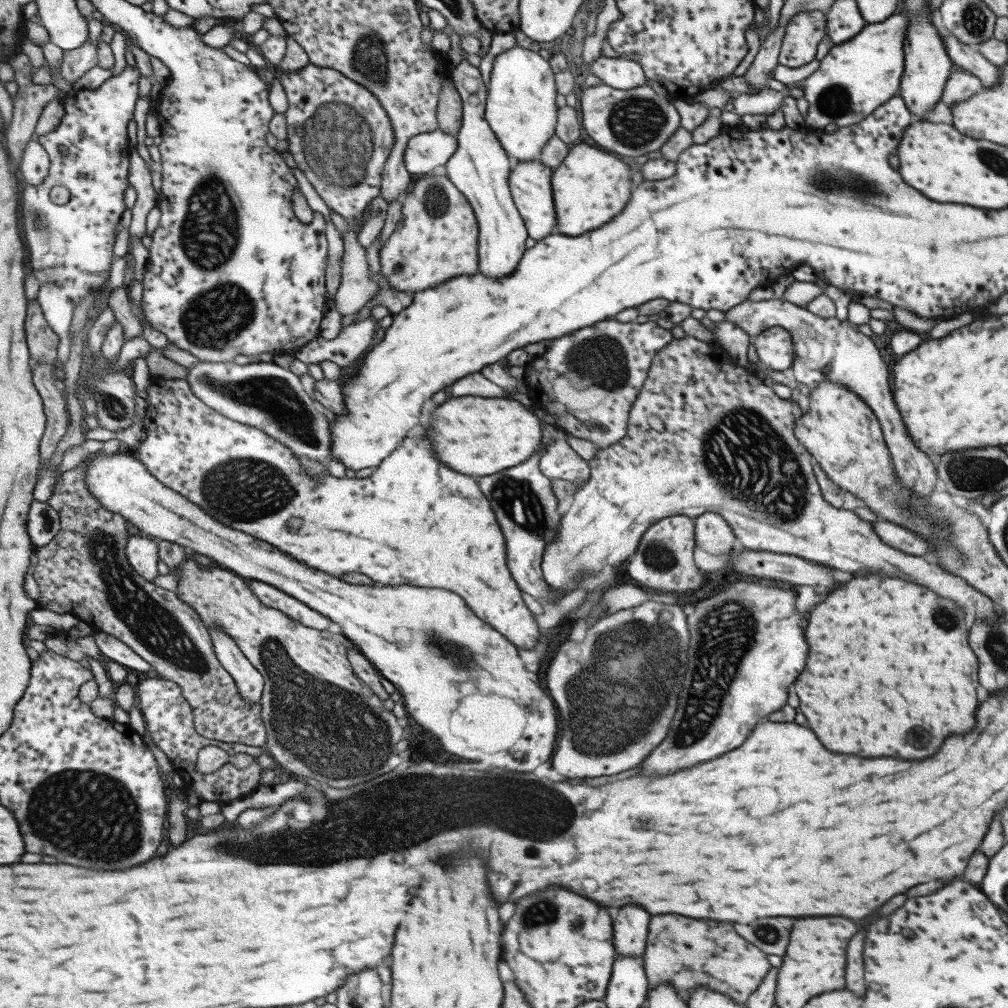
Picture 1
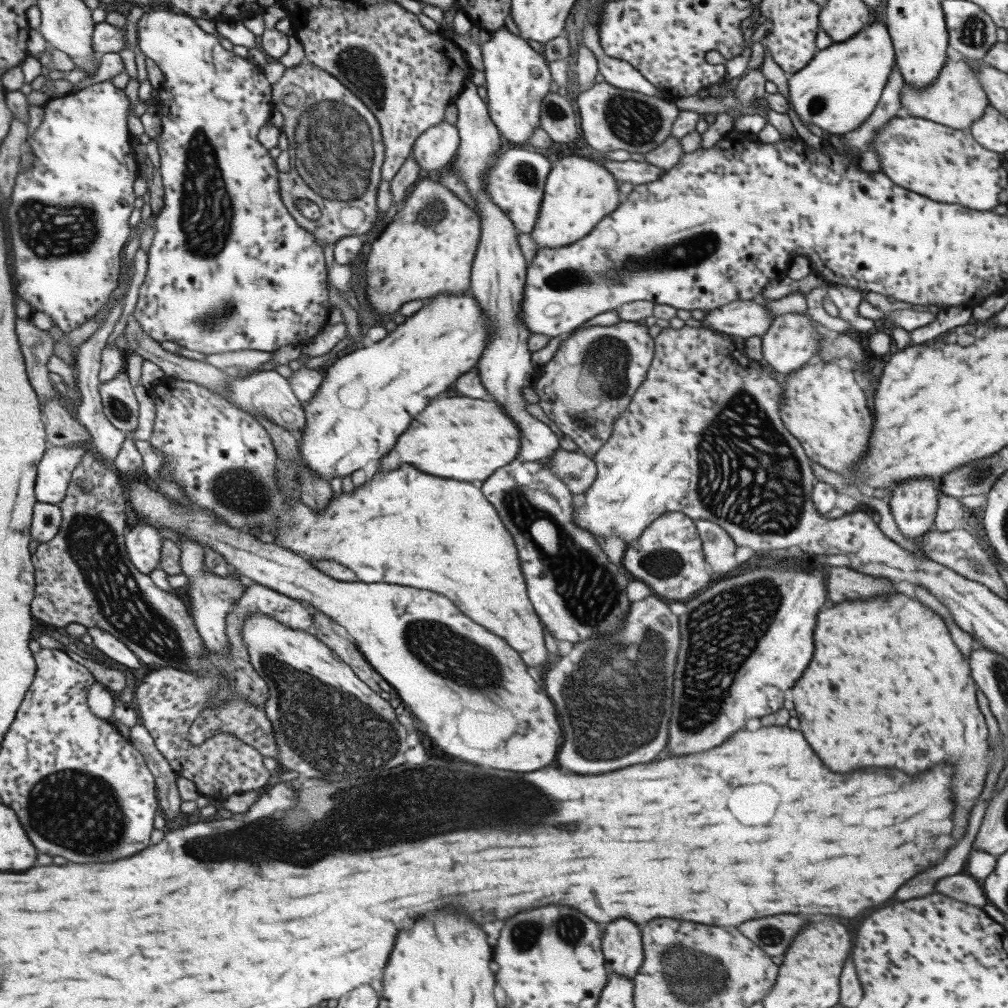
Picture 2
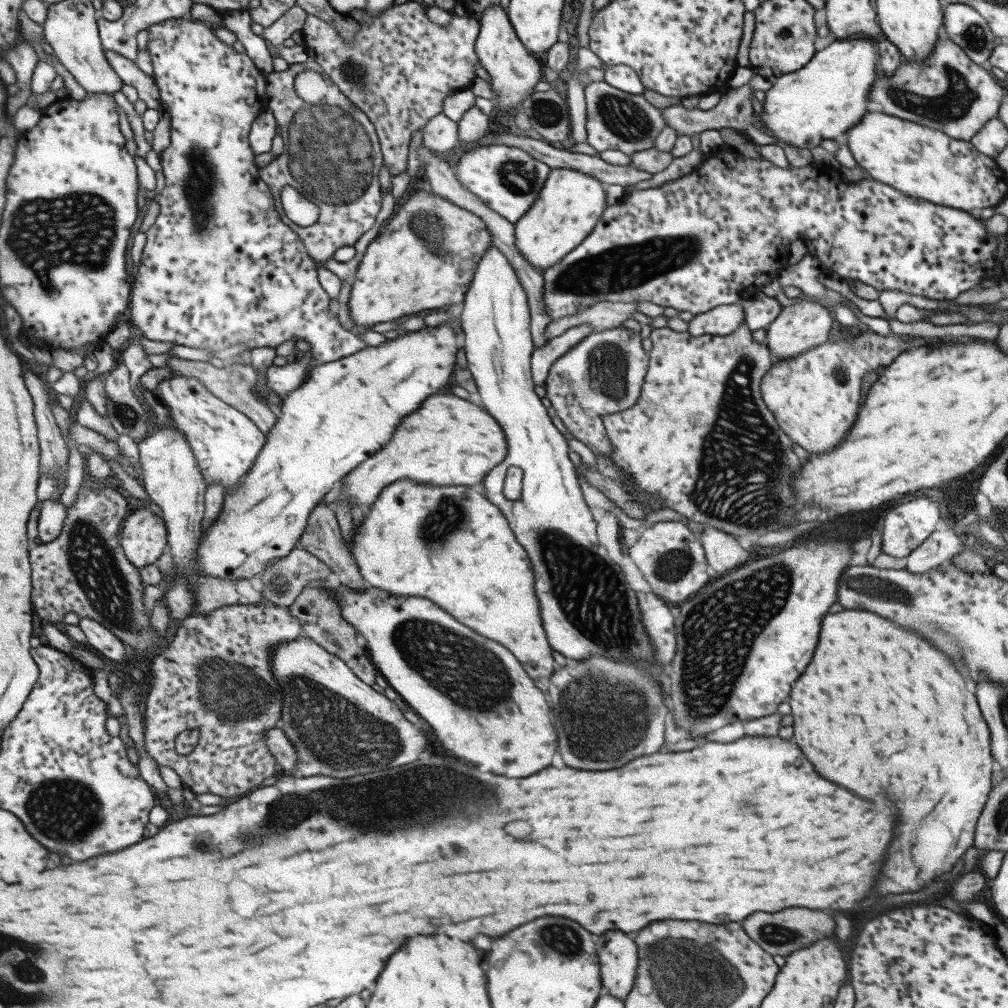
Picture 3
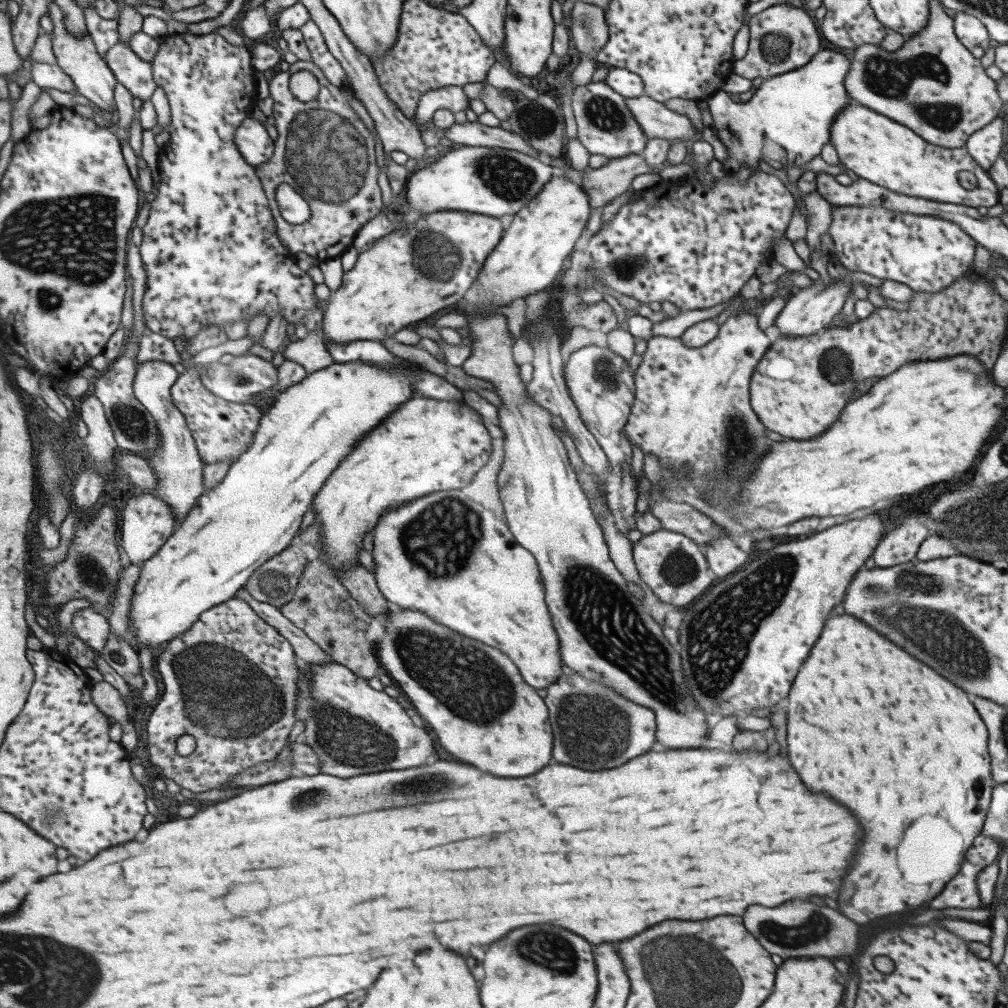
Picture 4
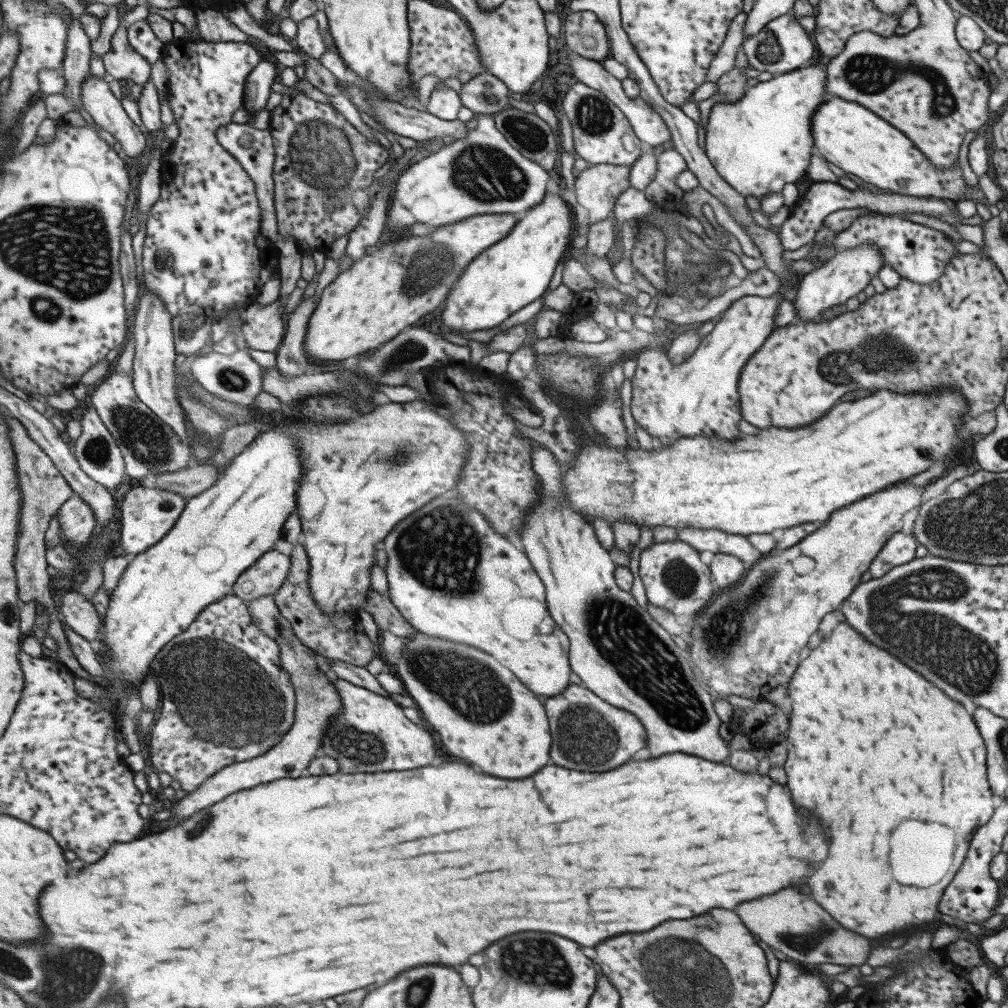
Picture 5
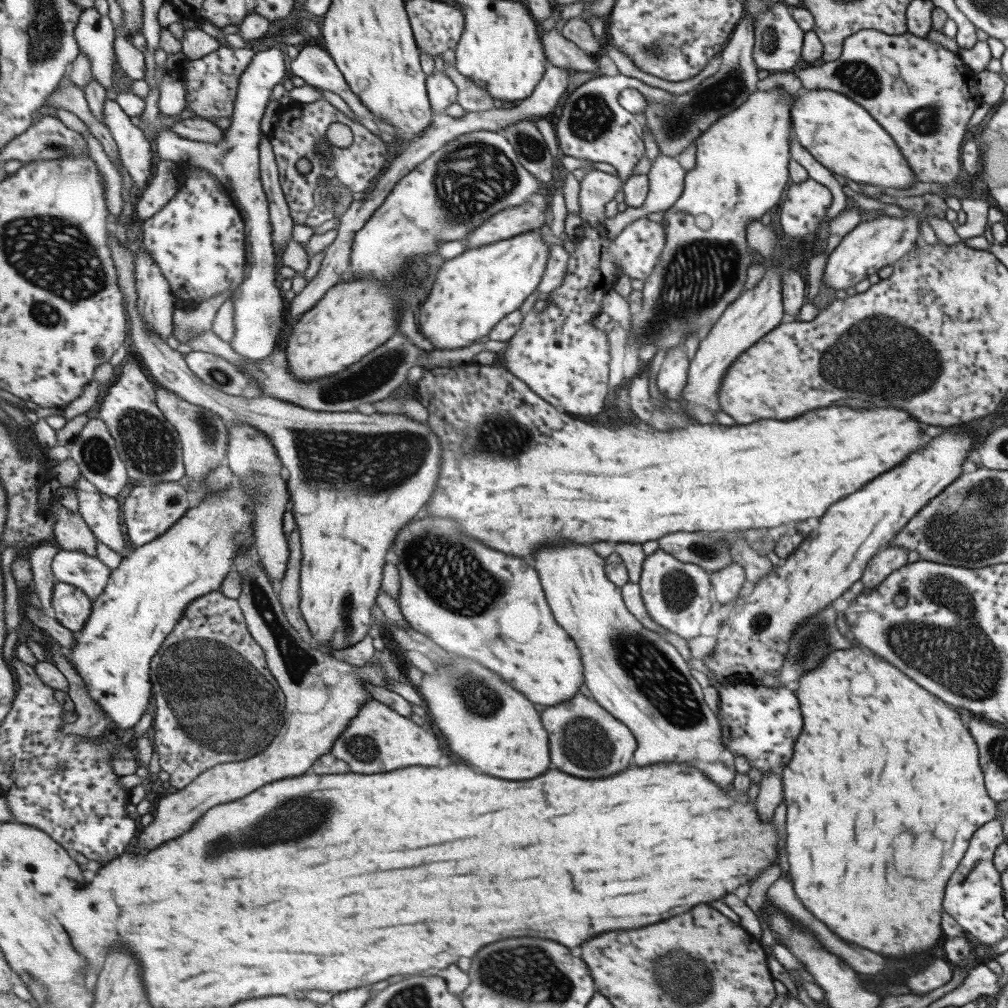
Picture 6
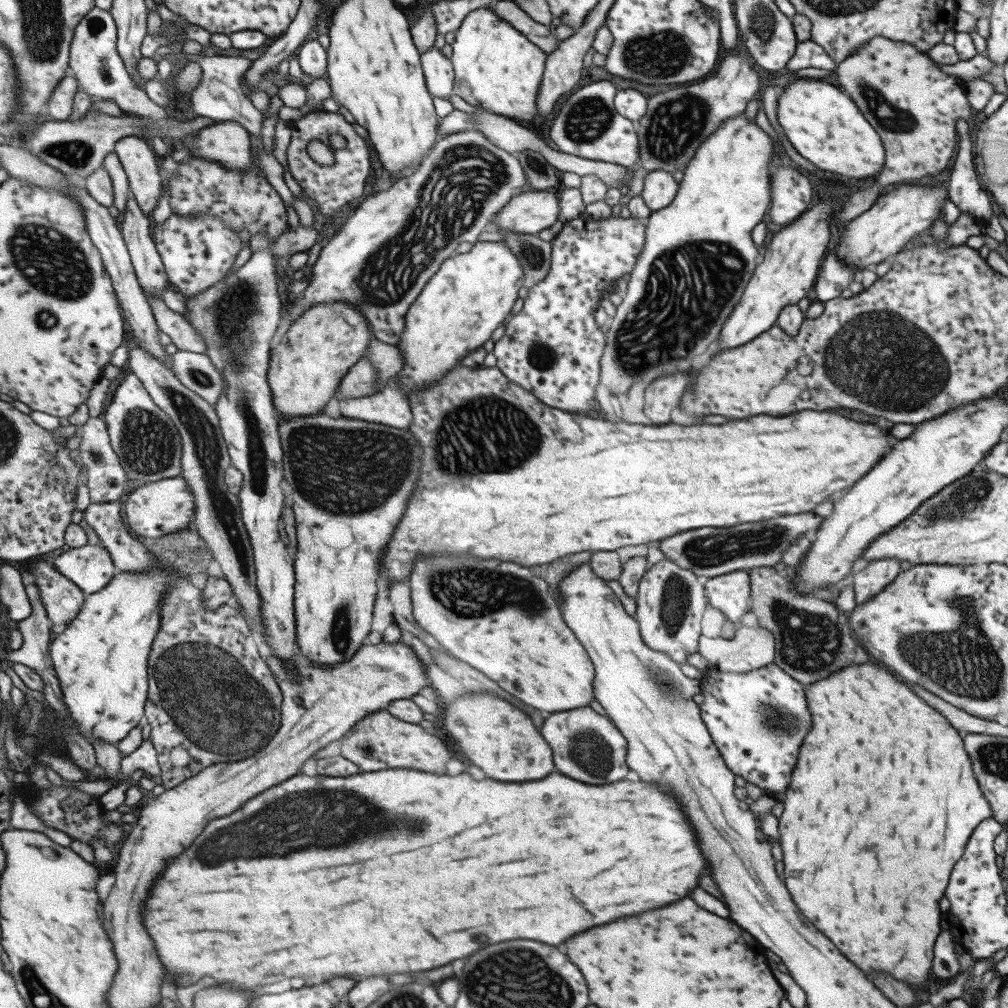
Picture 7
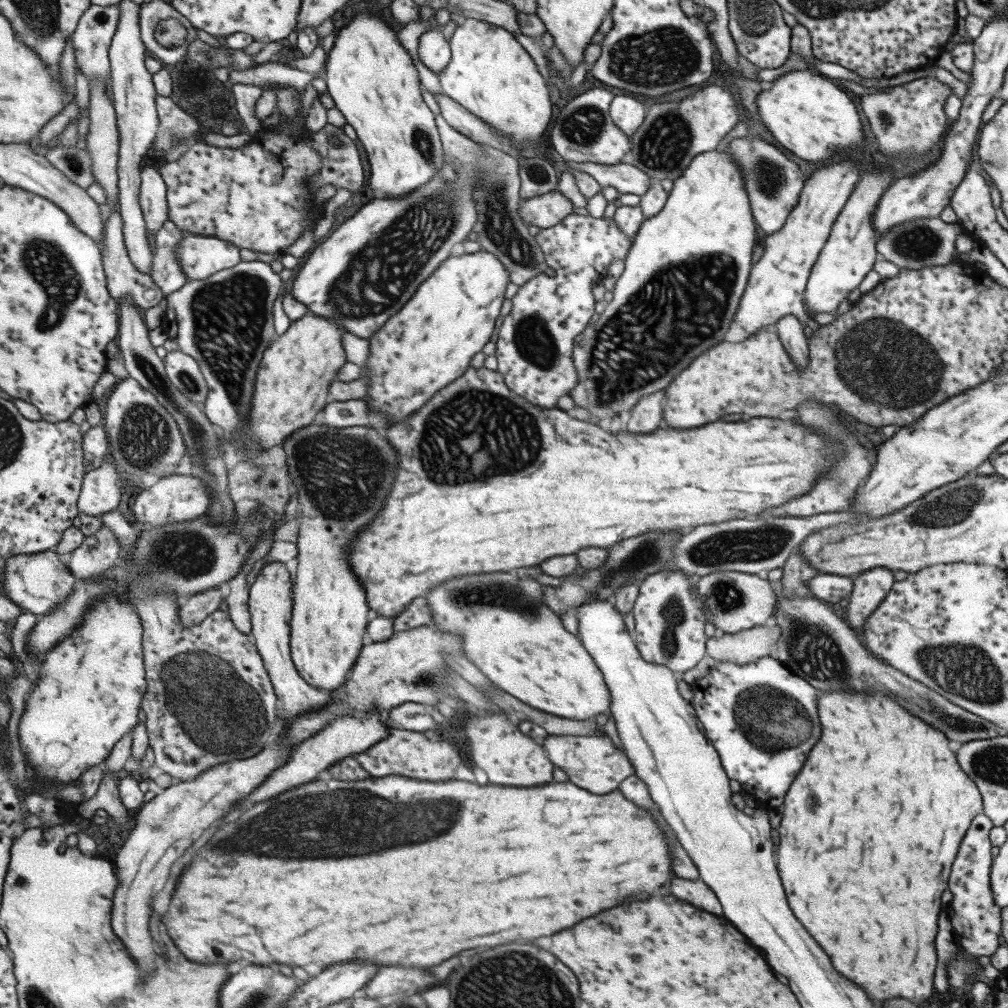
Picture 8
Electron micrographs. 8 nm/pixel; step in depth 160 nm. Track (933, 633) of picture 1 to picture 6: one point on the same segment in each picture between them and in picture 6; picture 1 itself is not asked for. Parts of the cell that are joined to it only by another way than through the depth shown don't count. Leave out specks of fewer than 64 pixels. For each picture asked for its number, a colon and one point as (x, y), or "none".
2: (885, 680)
3: (865, 712)
4: (887, 737)
5: (860, 719)
6: (869, 763)

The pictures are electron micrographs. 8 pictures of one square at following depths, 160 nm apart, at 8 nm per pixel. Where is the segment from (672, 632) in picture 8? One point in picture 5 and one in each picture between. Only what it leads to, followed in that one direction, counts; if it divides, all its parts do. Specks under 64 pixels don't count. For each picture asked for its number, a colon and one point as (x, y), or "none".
5: (673, 577)
6: (675, 594)
7: (669, 602)

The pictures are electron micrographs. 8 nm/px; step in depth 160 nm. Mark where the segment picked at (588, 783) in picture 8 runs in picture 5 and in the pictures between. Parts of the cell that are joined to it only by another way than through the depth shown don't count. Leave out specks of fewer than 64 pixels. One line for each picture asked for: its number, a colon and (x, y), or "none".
5: (602, 736)
6: (586, 741)
7: (603, 749)

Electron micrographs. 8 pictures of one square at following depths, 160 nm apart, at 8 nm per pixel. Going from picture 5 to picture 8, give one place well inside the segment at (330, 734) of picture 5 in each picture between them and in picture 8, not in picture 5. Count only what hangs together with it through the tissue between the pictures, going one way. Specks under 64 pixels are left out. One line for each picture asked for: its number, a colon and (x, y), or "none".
6: (378, 739)
7: (381, 740)
8: (403, 753)

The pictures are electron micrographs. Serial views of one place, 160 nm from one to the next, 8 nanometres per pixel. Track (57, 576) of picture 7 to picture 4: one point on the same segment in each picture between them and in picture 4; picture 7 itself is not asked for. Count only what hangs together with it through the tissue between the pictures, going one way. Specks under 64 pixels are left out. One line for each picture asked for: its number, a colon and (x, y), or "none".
4: (91, 626)
5: (80, 613)
6: (73, 607)

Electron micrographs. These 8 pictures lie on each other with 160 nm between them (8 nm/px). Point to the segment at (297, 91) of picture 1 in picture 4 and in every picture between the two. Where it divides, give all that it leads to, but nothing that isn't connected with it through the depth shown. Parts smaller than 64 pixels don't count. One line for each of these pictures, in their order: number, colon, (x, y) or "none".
2: (337, 150)
3: (332, 154)
4: (324, 150)

